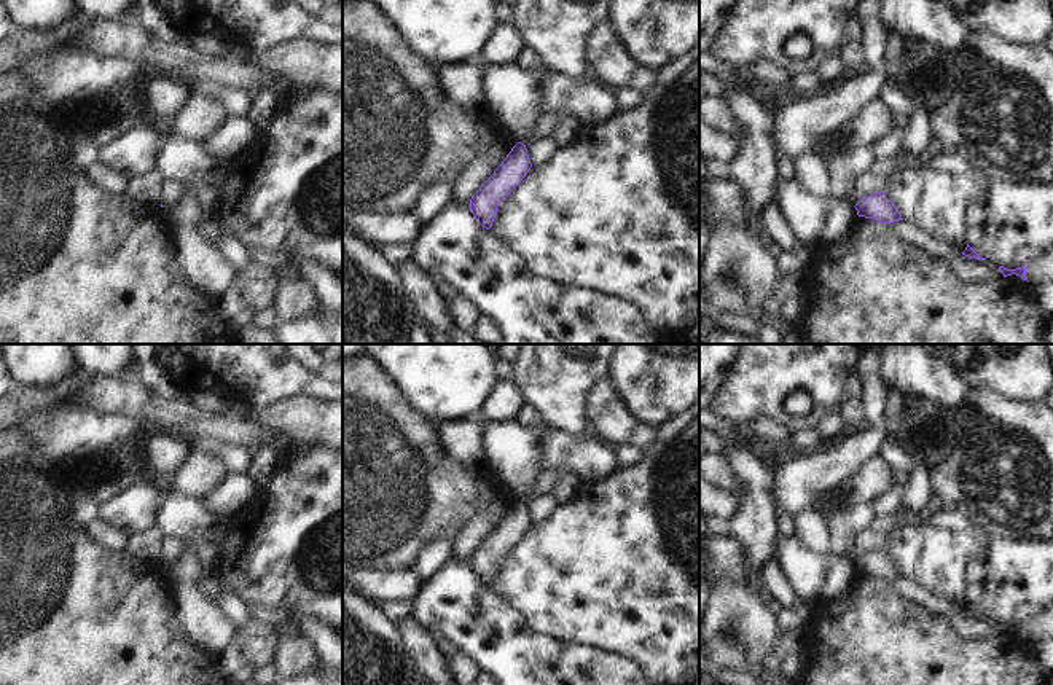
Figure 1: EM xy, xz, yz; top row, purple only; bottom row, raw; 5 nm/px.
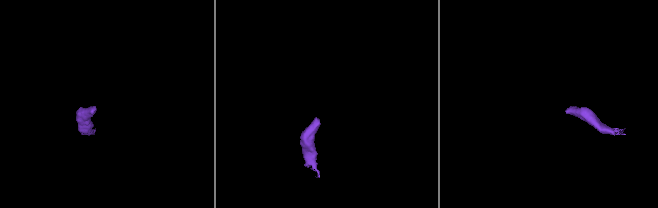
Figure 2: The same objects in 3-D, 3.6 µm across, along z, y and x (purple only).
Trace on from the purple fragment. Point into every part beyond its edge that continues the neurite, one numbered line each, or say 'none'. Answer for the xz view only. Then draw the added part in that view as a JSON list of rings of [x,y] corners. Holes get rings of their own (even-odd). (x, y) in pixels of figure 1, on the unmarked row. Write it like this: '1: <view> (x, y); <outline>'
none

